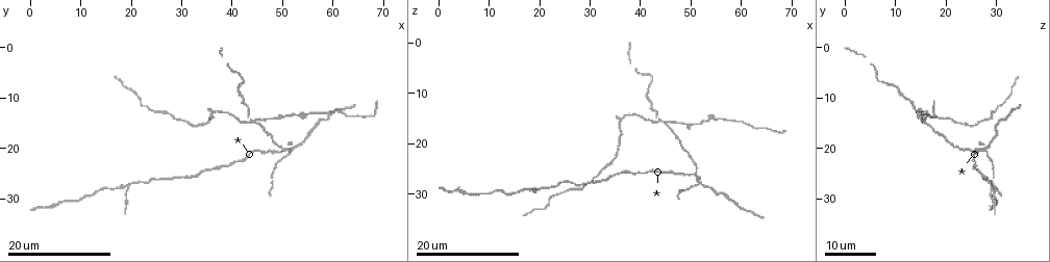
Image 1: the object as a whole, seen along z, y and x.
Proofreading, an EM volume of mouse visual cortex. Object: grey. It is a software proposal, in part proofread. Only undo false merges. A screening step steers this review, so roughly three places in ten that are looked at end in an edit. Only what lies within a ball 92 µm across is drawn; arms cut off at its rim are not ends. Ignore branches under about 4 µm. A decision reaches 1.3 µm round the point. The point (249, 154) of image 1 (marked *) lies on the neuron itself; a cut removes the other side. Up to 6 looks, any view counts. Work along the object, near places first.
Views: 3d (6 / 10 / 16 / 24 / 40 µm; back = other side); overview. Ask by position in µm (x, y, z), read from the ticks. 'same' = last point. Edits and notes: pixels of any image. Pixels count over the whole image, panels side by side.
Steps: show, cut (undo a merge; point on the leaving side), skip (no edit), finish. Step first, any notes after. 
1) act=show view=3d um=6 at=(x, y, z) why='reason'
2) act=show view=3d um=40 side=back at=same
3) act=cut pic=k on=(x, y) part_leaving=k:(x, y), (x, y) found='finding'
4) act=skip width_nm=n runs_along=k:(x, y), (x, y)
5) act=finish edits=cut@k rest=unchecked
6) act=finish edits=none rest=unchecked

act=show view=3d um=24 at=(52.0, 20.5, 27.5) why='looks like a crossing'

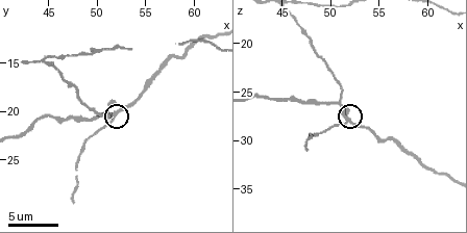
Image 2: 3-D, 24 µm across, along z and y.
act=show view=3d um=6 at=(51.8, 20.6, 27.8) why='closer look'

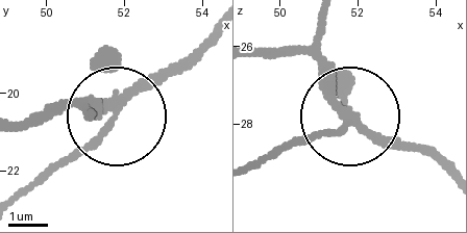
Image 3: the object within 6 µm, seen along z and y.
act=skip found='continuous, no second neuron'

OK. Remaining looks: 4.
act=show view=3d um=24 at=(42.0, 6.0, 6.0) why='thick turns thin'

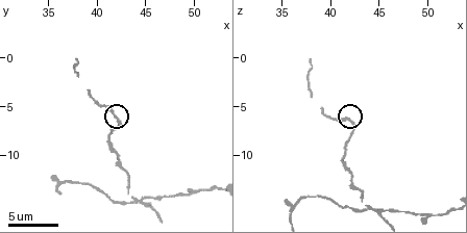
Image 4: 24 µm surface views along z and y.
act=show view=3d um=6 at=(42.2, 6.4, 6.8)

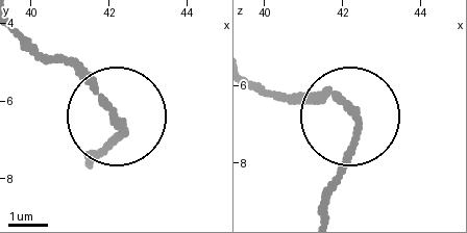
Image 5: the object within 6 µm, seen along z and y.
act=show view=3d um=6 side=back at=(42.20, 6.60, 6.60)

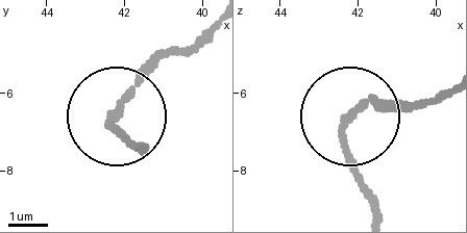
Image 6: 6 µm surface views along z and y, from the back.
act=skip width_nm=170 runs_along=6:(373, 208), (346, 128), (383, 98), (440, 98) found='continuous, no second neuron'

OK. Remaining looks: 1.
act=show view=3d um=6 at=(44.6, 14.6, 15.6) why='arms run side by side'

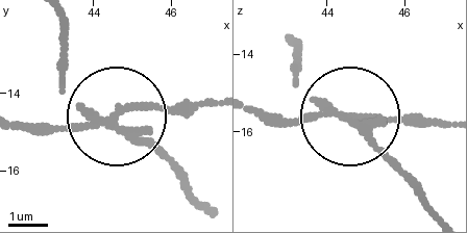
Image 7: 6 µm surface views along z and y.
act=cut pic=7 on=(42, 133) width_nm=190 part_leaving=7:(96, 121), (20, 127) found='two neurons meet here'

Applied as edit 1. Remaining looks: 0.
act=finish edits=cut@7 rest=unchecked

